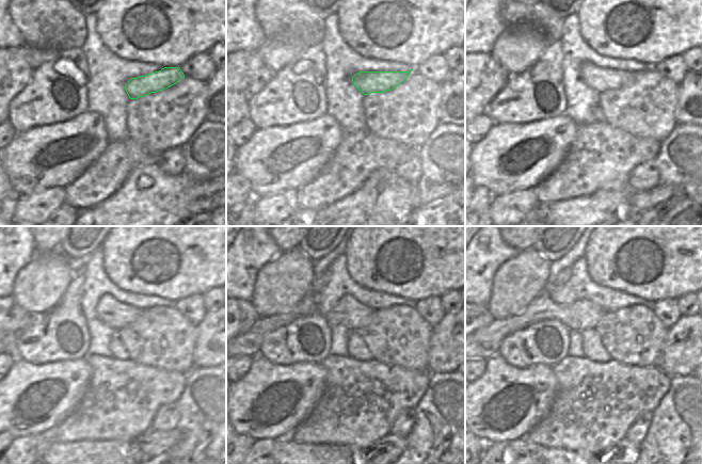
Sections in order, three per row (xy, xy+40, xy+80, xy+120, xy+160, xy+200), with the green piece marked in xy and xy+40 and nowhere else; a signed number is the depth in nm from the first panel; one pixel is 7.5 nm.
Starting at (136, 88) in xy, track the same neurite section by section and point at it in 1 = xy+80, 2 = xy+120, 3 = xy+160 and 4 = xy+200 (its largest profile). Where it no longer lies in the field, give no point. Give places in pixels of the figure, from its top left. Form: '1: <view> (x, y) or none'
1: xy+80 (599, 79)
2: xy+120 (115, 315)
3: xy+160 (352, 315)
4: xy+200 (583, 315)

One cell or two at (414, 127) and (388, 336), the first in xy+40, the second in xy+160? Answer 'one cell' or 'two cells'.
one cell

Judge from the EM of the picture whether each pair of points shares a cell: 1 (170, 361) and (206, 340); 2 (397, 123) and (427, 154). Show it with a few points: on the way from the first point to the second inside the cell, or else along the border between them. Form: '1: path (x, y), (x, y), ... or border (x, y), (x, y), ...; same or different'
1: border (196, 325), (196, 342), (192, 352), (193, 367); different
2: border (435, 126), (431, 134), (417, 149); different

